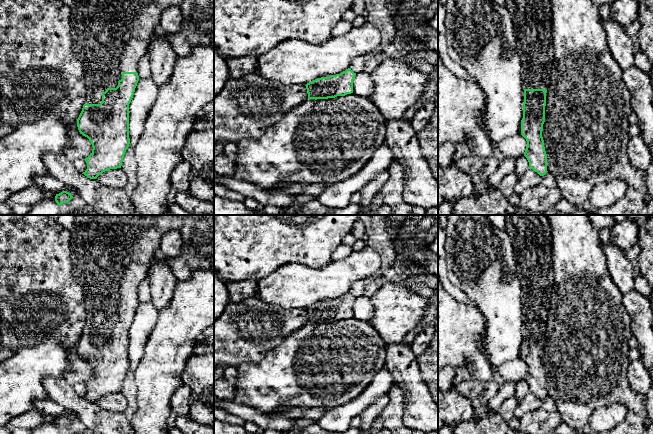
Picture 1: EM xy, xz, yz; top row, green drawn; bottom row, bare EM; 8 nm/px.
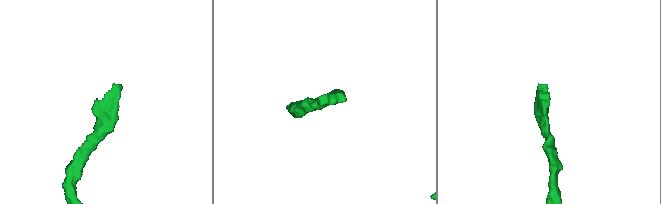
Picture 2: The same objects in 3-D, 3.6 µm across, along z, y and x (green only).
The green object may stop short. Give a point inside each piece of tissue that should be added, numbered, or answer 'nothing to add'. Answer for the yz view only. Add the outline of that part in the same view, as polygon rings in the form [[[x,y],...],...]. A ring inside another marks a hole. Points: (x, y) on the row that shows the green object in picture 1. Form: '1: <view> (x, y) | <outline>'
1: yz (532, 19) | [[[506,0],[521,58],[524,89],[548,89],[554,66],[549,0]]]

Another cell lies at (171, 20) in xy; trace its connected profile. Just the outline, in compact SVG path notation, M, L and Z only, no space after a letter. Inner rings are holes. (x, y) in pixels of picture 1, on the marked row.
M169 7L162 12L159 24L166 33L178 32L183 23L182 13L179 7Z

